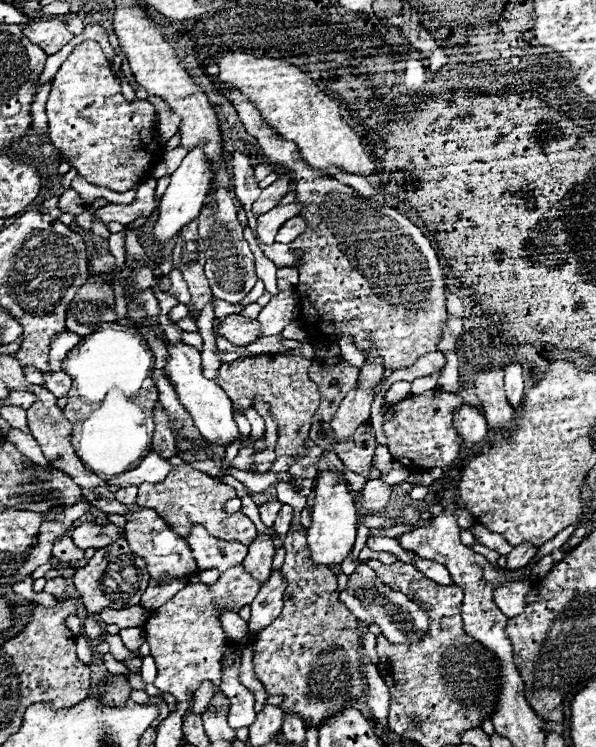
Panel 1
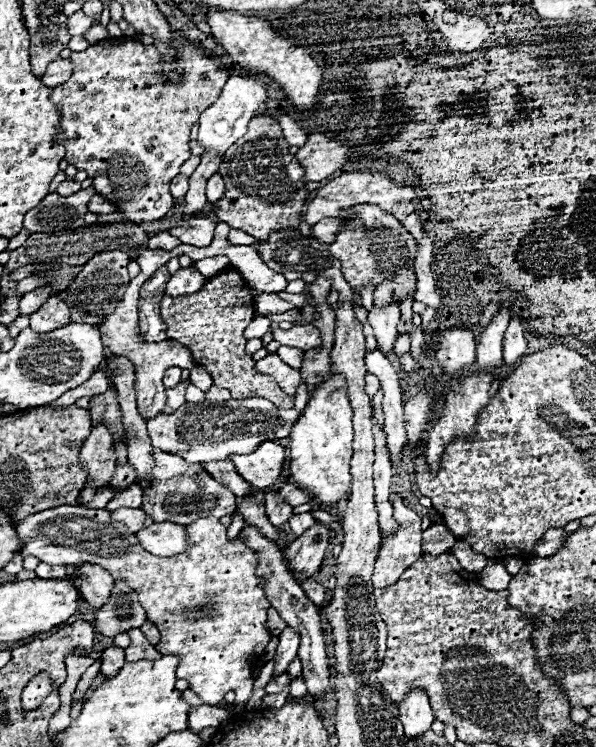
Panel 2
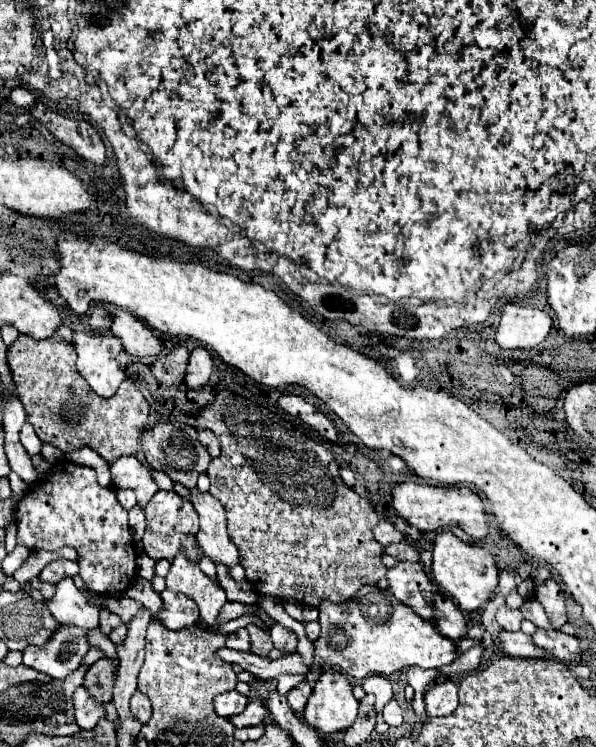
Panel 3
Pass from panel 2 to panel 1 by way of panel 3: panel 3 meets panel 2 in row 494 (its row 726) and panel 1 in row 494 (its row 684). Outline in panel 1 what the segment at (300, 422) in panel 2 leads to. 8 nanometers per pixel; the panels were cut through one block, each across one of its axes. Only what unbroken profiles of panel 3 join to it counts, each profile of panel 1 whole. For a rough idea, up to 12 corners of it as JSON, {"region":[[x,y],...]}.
{"region":[[344,474],[316,478],[312,560],[342,564],[358,512]]}

